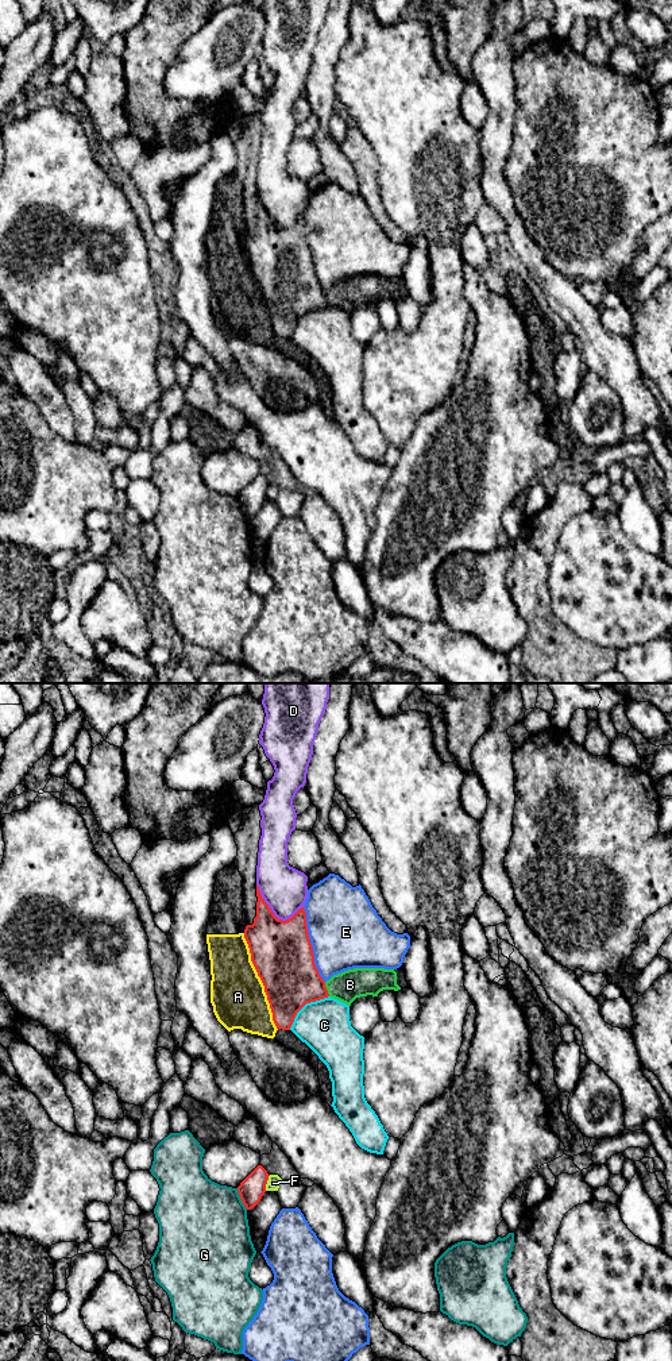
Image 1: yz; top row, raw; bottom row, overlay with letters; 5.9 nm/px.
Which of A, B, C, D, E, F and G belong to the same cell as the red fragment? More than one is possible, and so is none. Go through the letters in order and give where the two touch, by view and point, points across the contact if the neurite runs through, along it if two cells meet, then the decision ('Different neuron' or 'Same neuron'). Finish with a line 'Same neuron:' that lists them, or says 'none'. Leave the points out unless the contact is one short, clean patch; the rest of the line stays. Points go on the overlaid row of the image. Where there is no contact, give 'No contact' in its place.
A: Touches red at yz (262, 982). Different neuron
B: Touches red at yz (325, 989). Boundary: yz (324, 982), (329, 995). Different neuron
C: Touches red at yz (304, 1005). Different neuron
D: Touches red at yz (273, 914). Different neuron
E: Touches red at yz (311, 945). Different neuron
F: Touches red at yz (266, 1183). Different neuron
G: Touches red at yz (240, 1198). Different neuron
Same neuron: none

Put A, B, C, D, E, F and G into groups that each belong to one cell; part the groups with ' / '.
A / B / C / D / E / F / G

